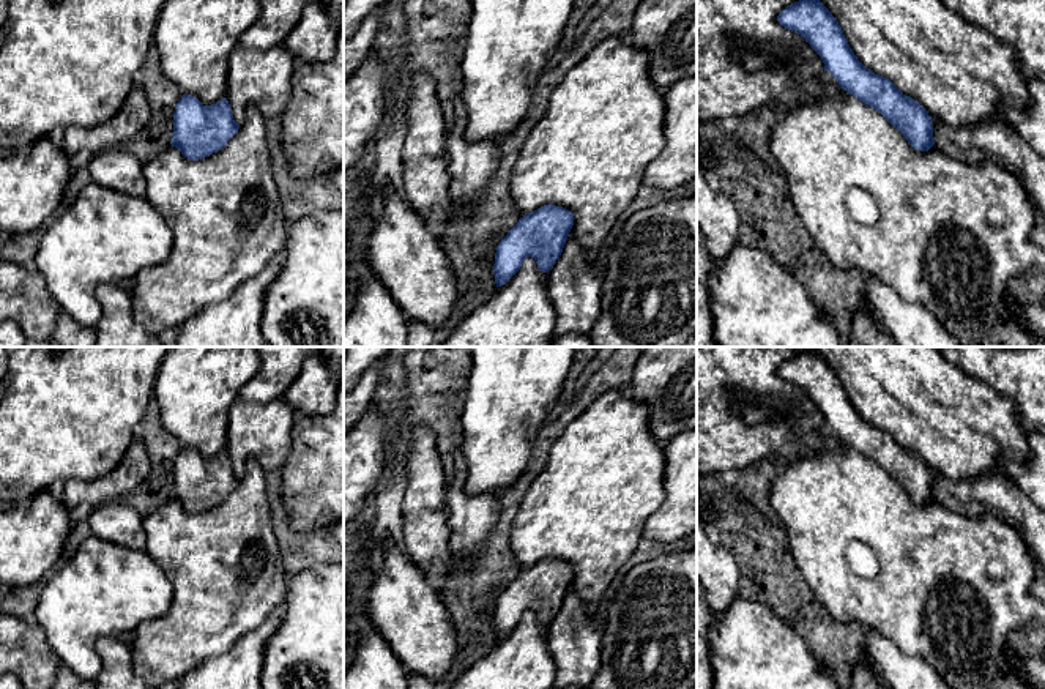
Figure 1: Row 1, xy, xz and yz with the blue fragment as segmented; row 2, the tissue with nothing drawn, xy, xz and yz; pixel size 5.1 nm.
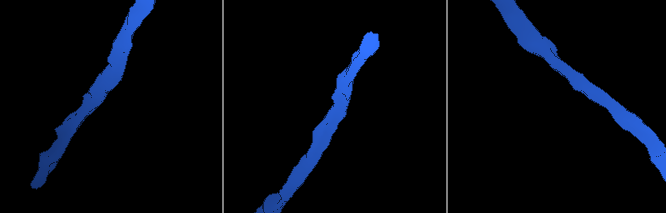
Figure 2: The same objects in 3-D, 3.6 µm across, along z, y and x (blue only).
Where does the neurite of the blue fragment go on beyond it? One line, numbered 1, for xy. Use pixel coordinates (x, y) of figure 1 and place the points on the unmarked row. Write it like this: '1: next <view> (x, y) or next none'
1: next none

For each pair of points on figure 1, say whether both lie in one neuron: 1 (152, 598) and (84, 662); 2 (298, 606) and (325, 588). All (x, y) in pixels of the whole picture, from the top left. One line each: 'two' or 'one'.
1: one
2: one

